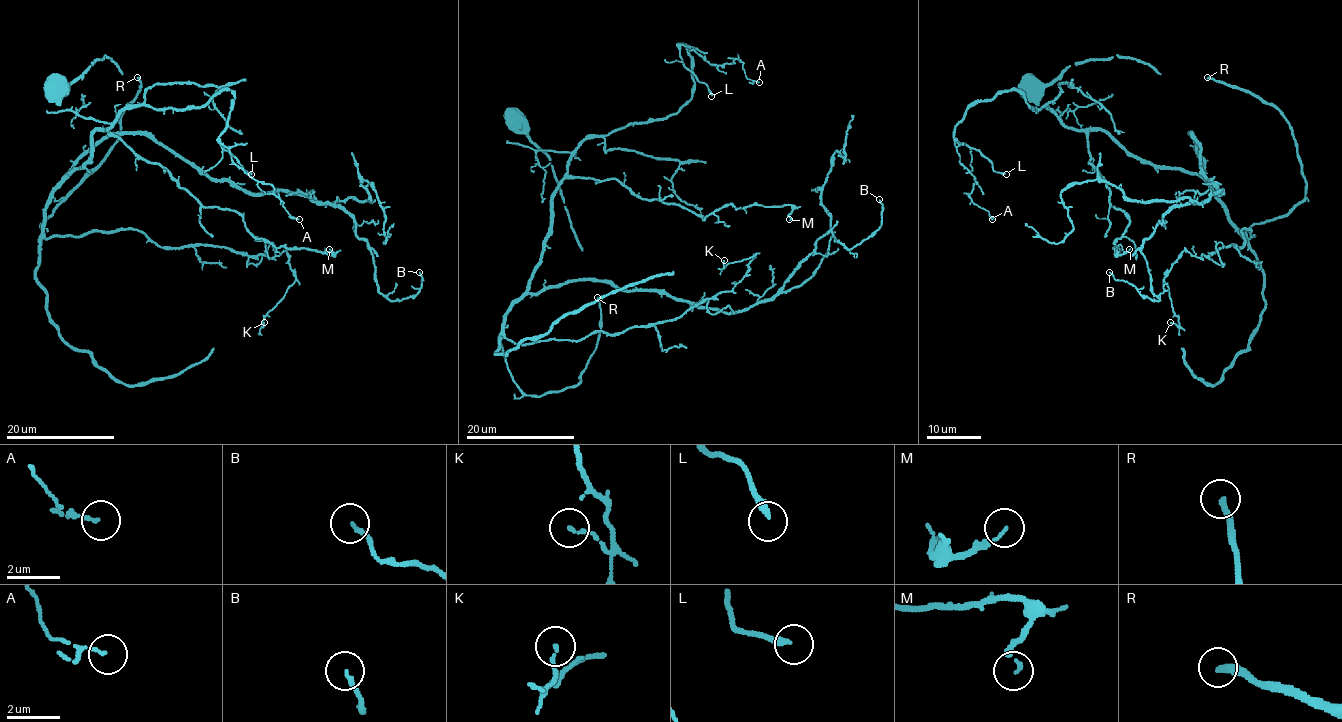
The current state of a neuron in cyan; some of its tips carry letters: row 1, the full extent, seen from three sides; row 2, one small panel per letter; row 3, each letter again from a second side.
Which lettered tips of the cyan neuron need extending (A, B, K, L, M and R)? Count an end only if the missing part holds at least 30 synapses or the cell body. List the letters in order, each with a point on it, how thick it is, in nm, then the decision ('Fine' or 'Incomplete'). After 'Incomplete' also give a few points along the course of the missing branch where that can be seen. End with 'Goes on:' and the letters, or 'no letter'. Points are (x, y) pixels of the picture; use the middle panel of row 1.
A: Place: (759, 82). Thickness 100 nm. Fine
B: Place: (879, 199). Thickness 140 nm. Fine
K: Place: (724, 260). Thickness 110 nm. Fine
L: Place: (711, 96). Thickness 240 nm. Fine
M: Place: (789, 219). Thickness 100 nm. Fine
R: Place: (597, 297). Thickness 240 nm. Fine
Goes on: no letter

